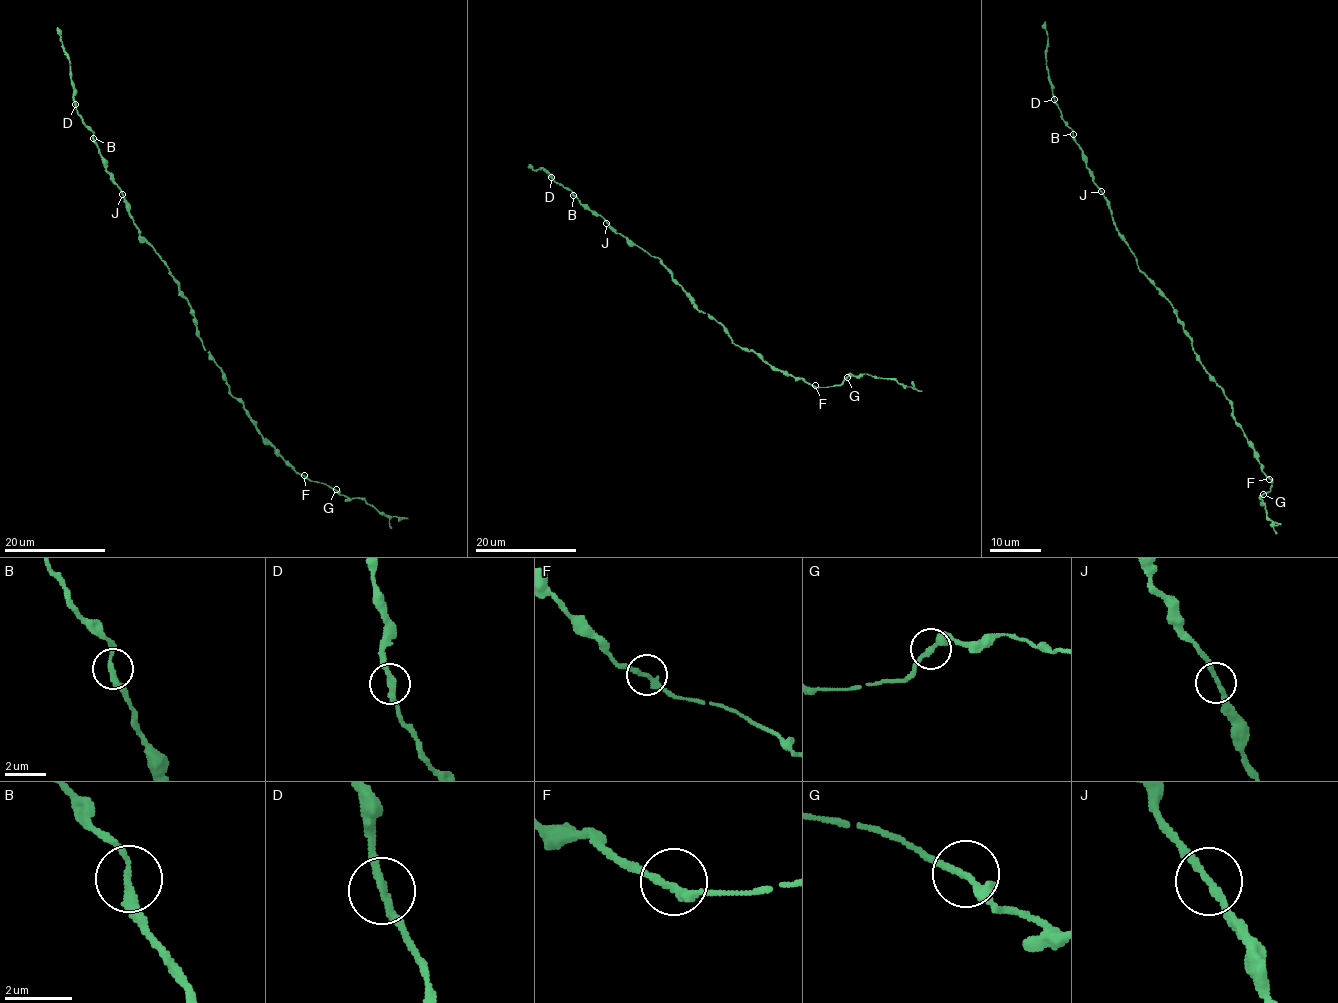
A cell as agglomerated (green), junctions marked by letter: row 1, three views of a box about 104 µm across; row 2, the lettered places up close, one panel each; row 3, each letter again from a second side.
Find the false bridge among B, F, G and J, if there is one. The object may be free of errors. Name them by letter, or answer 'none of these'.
none of these

